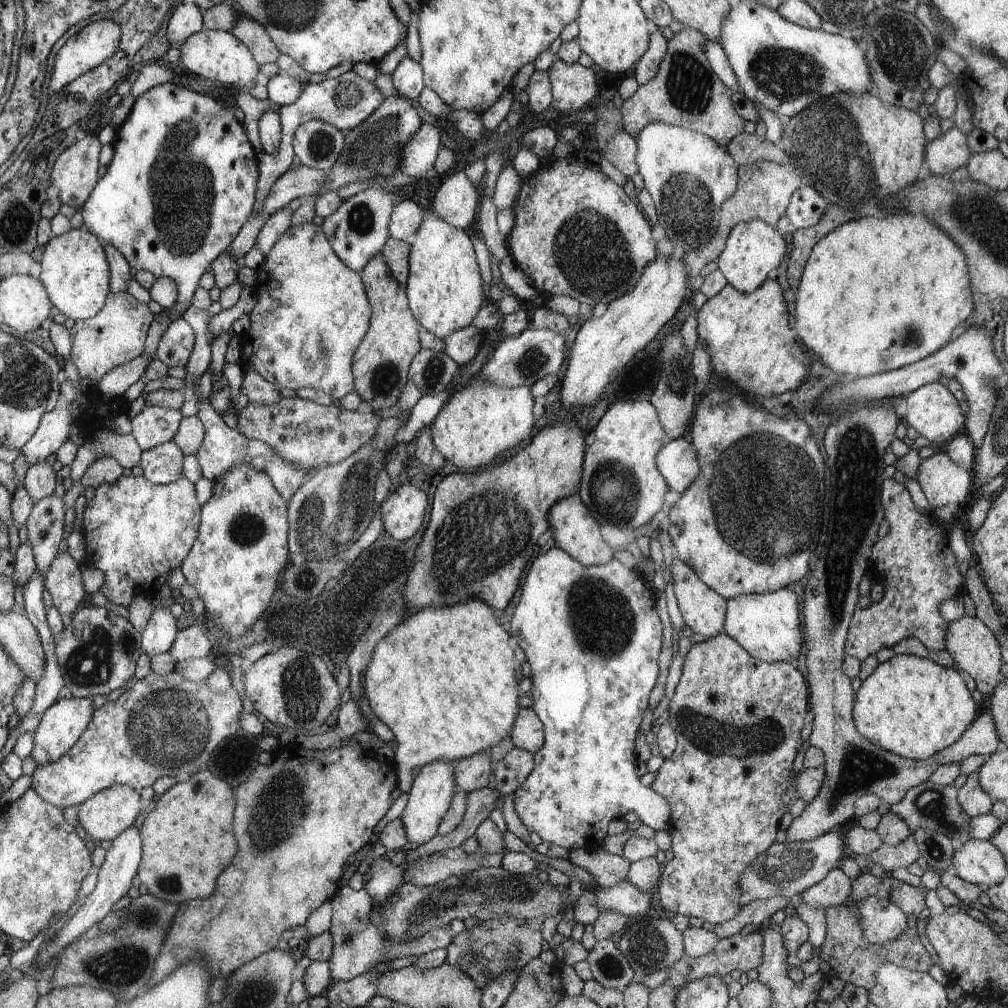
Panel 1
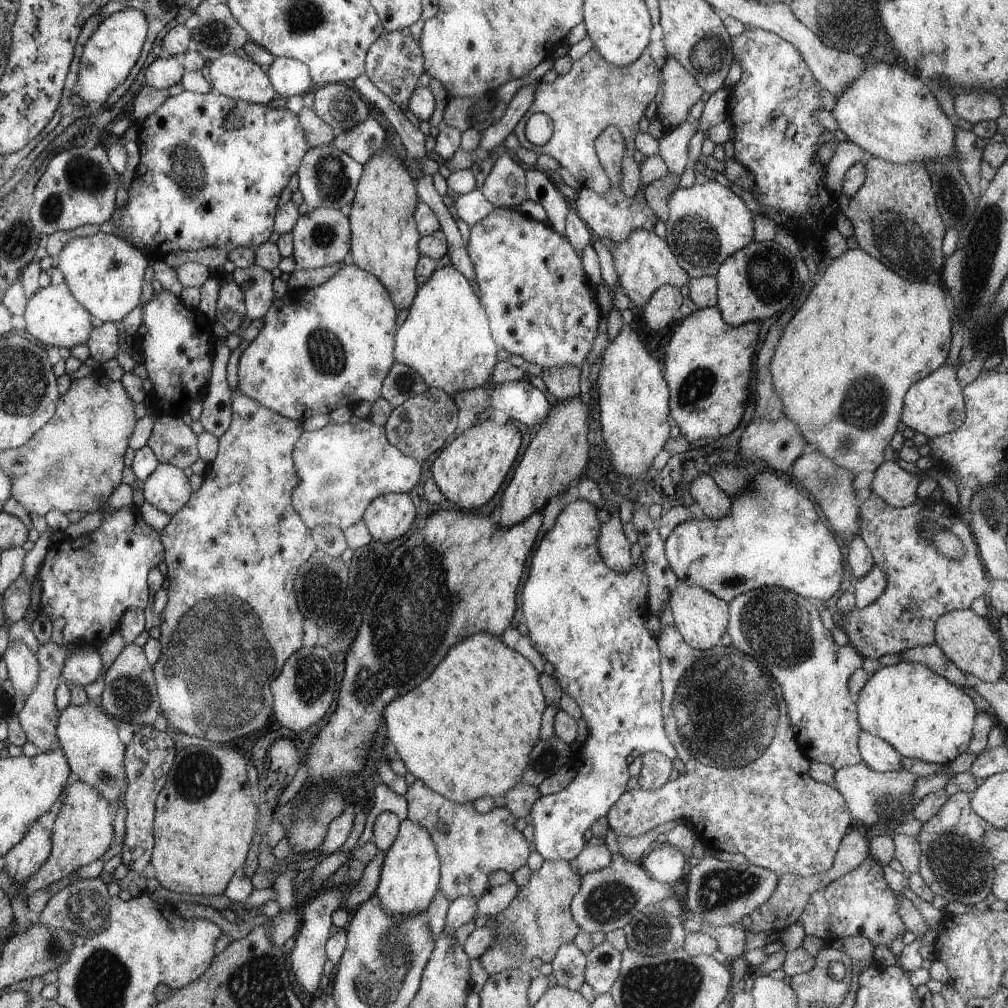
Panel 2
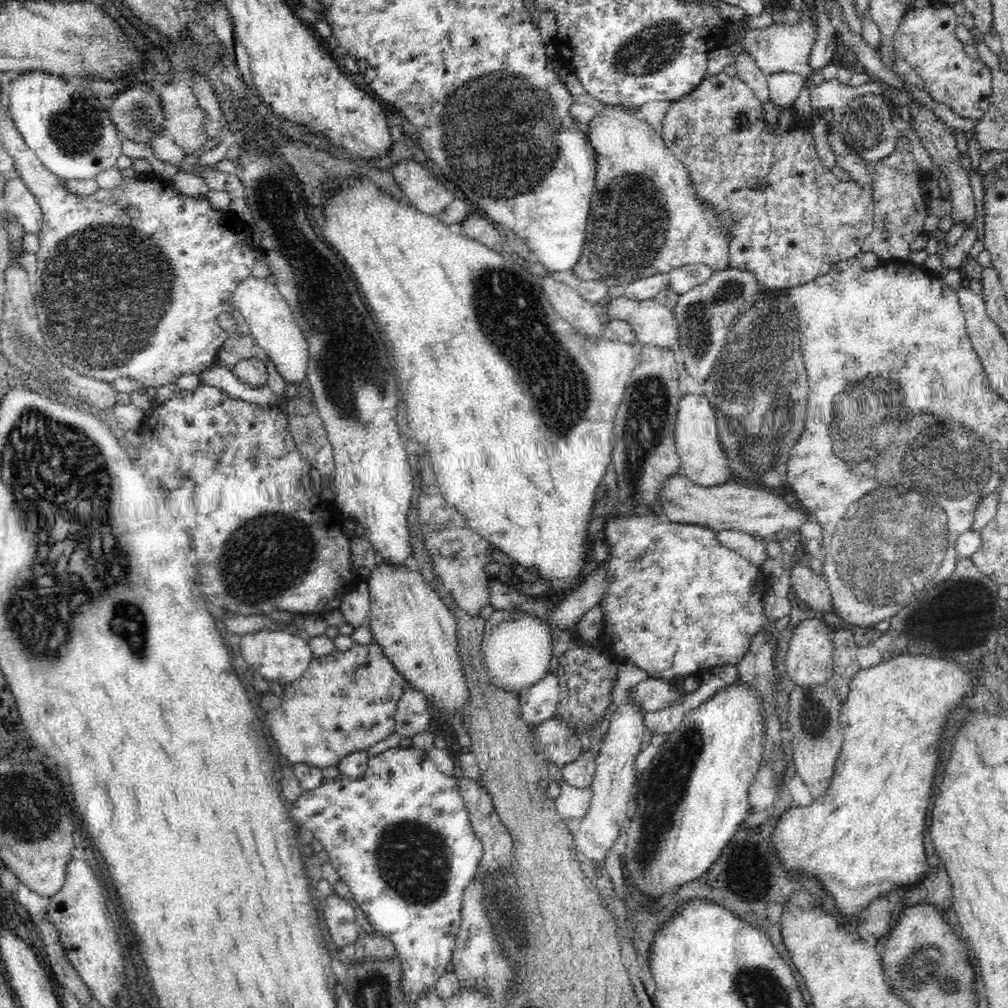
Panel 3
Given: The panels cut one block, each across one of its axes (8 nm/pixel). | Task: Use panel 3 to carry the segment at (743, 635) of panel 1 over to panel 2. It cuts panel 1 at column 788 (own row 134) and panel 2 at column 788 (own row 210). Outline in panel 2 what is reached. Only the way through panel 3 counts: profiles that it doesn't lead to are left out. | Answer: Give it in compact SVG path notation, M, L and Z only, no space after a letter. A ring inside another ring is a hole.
M764 588L745 592L730 601L729 635L732 646L749 654L758 664L769 671L781 686L788 706L789 718L794 718L794 730L806 746L810 760L832 766L835 771L842 767L864 762L860 751L860 719L856 718L856 704L848 694L848 680L862 666L862 656L853 646L838 646L832 633L822 624L818 610L802 595L783 588Z

